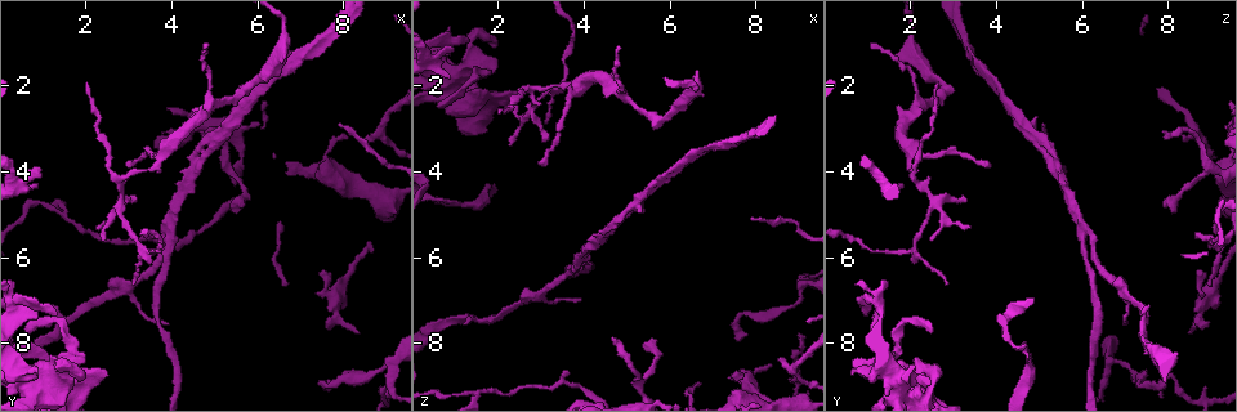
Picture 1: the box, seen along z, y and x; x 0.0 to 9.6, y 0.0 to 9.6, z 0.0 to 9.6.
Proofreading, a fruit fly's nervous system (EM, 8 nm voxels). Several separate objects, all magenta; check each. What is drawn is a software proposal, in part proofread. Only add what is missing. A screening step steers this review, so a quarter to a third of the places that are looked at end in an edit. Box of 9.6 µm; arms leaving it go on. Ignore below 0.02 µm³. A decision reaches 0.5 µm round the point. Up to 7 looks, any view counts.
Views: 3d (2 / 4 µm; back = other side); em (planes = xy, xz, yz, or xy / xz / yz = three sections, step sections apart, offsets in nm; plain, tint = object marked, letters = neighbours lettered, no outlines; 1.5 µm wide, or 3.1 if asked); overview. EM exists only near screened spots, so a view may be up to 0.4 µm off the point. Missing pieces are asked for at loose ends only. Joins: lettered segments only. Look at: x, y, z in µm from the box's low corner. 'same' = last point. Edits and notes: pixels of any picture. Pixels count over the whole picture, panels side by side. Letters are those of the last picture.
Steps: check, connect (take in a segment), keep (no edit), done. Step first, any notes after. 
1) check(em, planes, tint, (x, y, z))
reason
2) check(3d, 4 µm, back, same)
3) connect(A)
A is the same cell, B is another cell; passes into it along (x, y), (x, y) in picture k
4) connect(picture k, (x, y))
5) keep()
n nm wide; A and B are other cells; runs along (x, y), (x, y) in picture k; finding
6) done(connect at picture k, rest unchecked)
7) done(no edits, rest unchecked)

check(em, yz, step 4, tint, (3.05, 4.70, 3.35))
thin end

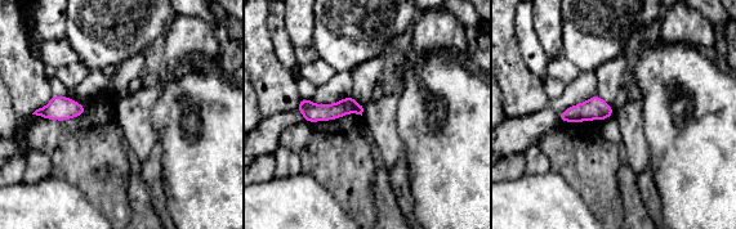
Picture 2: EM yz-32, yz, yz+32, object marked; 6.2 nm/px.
check(em, planes, letters, same)

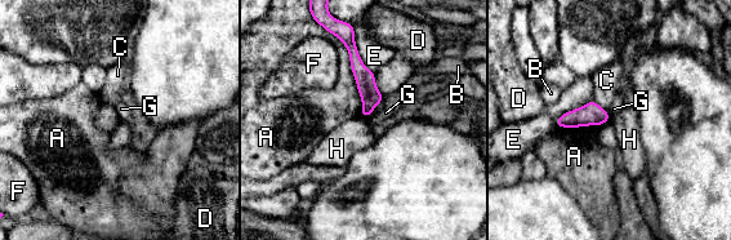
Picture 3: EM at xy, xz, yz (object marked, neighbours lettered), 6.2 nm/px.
keep()
A, B, C, D, E, F, G and H are other cells; no lettered segment goes on from it

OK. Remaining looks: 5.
check(em, planes, tint, (7.50, 6.30, 8.65))
free end

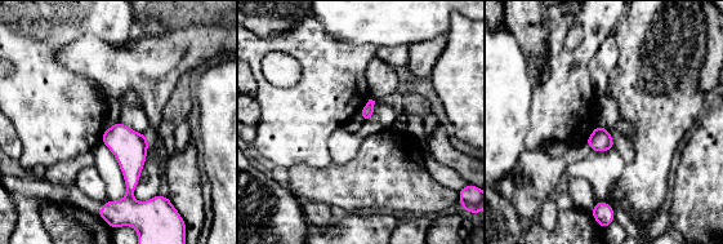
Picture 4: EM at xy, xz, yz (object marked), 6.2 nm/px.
check(em, planes, letters, same)
what lies round it

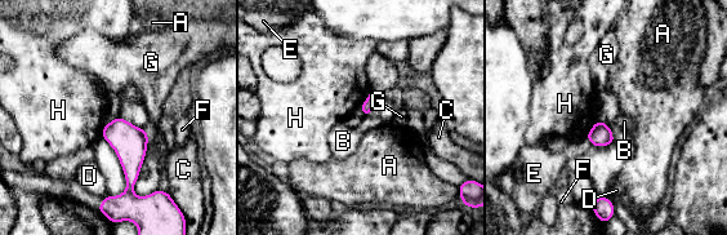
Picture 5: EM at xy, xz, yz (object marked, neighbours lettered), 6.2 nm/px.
keep()
A, B, C, D, E, F, G and H are other cells; none of them fits

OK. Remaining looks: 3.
check(em, xy, step 4, plain, (0.90, 3.95, 1.10))
tapers out

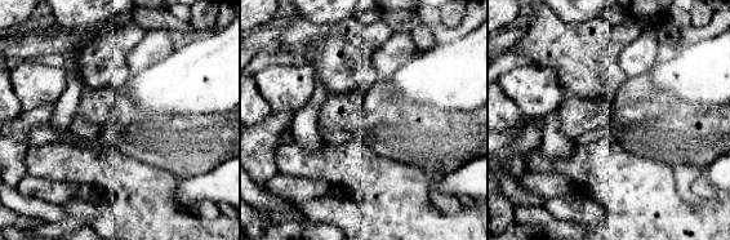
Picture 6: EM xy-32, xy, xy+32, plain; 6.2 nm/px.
check(em, xy, step 4, tint, same)

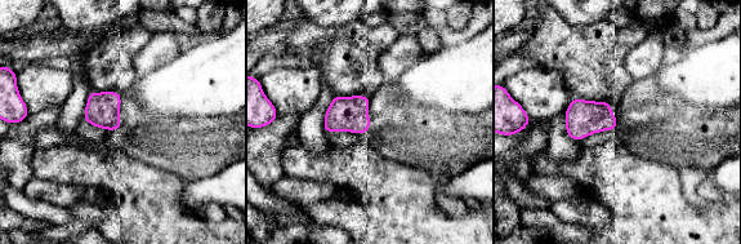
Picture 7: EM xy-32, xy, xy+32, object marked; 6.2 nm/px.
check(em, xy, step 4, letters, same)
what lies round it

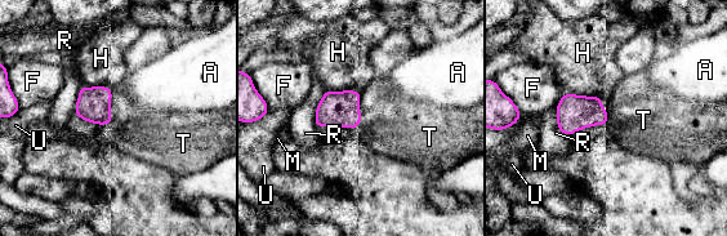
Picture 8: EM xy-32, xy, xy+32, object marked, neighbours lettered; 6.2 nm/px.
connect(T)
T is the same cell, A, F, H, M, R and U are other cells; the cell continues

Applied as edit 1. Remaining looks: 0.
done(connect at picture 8, rest unchecked)

